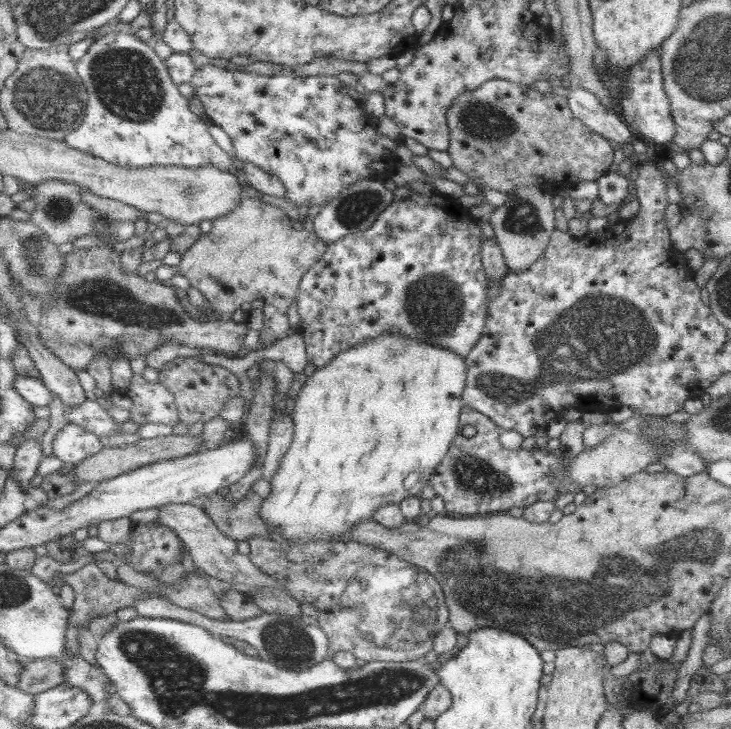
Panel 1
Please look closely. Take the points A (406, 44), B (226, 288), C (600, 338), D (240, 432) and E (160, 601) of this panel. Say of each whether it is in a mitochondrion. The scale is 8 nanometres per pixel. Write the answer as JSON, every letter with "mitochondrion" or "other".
{"A":"other","B":"other","C":"mitochondrion","D":"other","E":"other"}

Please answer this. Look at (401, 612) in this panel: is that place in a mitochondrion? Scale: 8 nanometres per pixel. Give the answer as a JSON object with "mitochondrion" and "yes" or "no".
{"mitochondrion":"yes"}

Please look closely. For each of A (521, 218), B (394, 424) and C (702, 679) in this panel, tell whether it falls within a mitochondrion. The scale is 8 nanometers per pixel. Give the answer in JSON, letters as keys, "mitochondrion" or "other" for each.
{"A":"mitochondrion","B":"other","C":"other"}

